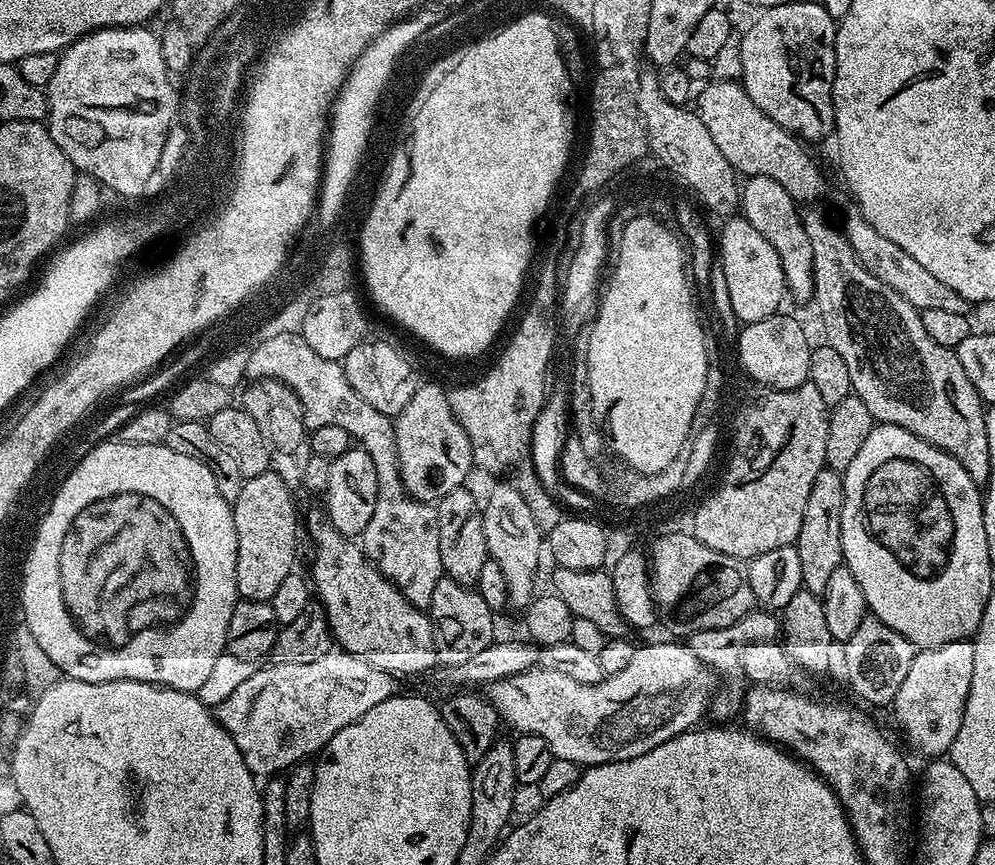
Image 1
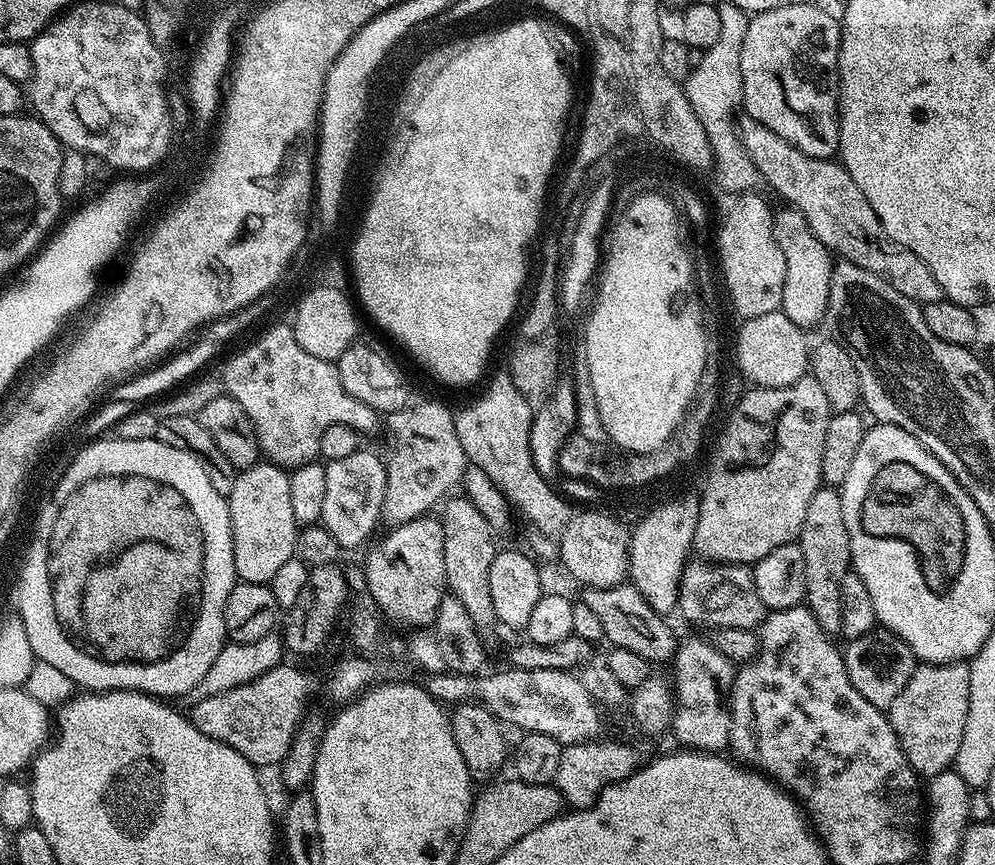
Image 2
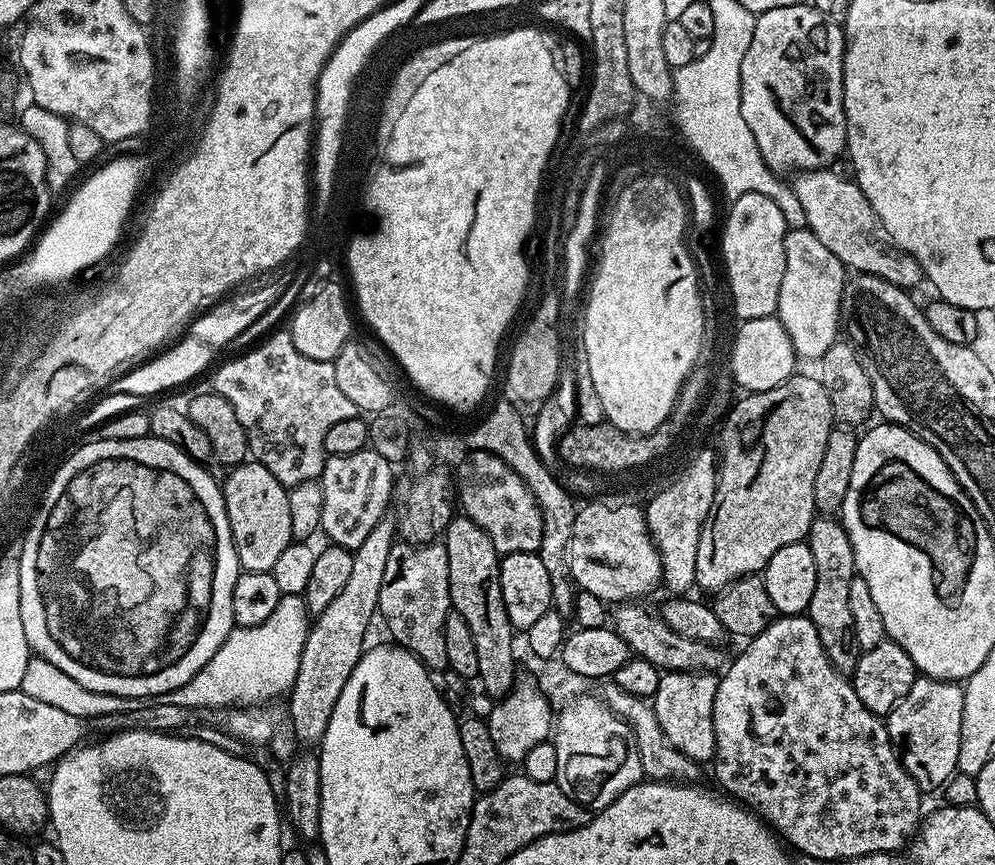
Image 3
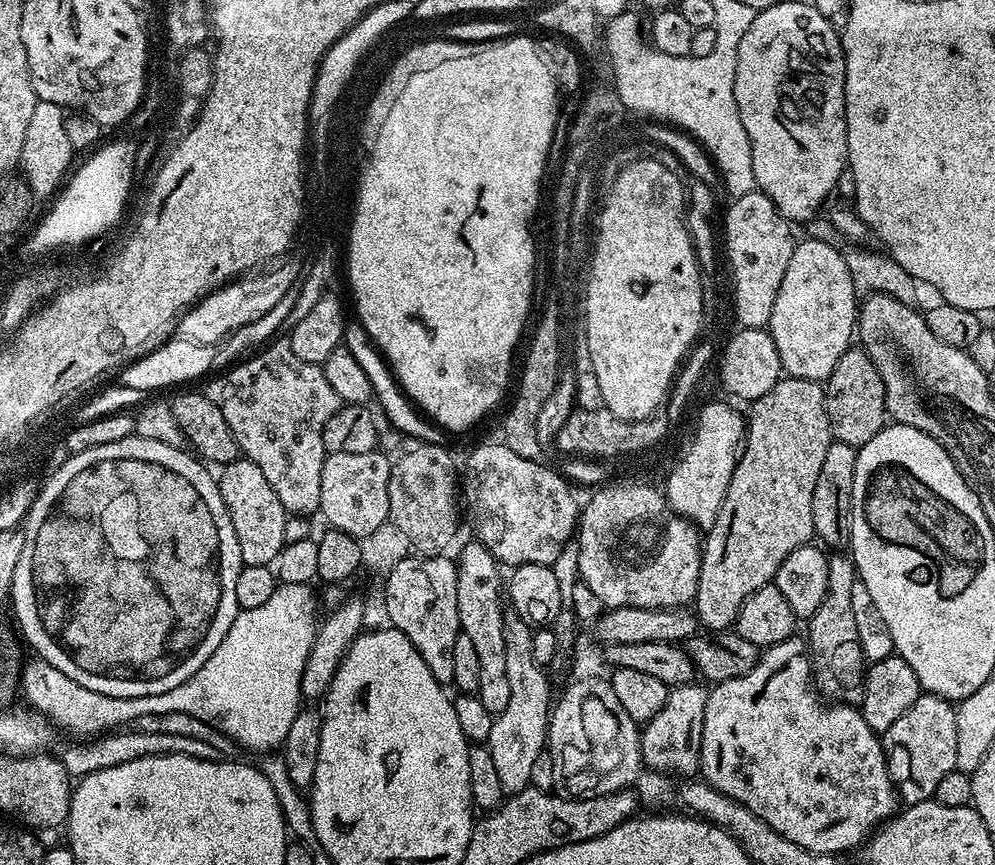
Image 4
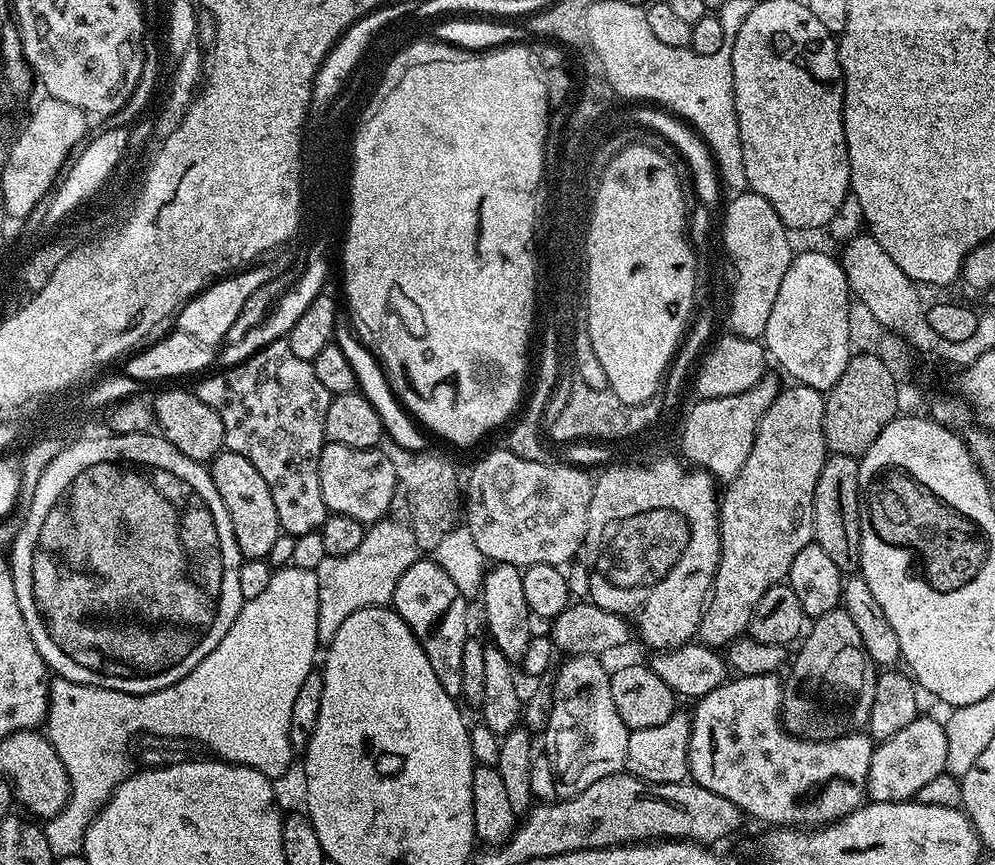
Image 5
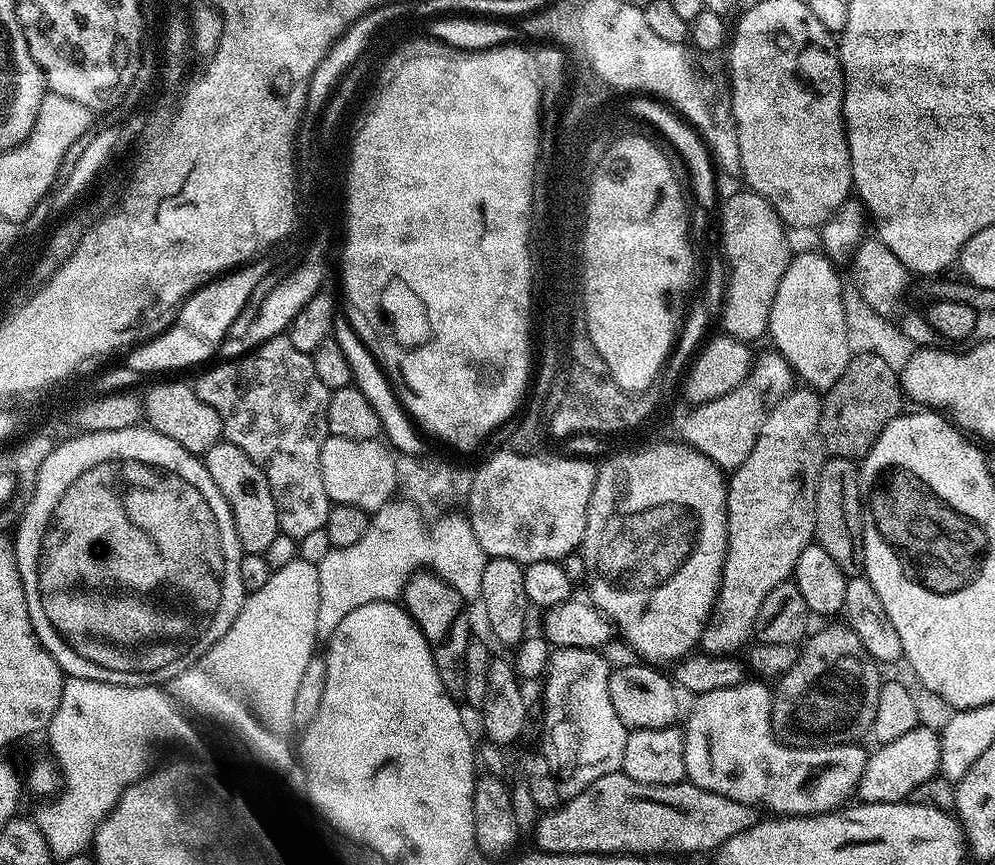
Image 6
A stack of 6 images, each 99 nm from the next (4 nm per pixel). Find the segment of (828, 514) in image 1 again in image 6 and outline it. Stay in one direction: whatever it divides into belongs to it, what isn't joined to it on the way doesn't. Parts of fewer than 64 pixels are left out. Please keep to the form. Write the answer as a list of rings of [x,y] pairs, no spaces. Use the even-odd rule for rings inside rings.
[[[840,622],[829,624],[832,624],[829,628],[816,633],[813,631],[803,641],[798,662],[775,685],[772,693],[772,735],[782,744],[791,744],[794,748],[854,744],[863,741],[863,736],[871,733],[874,710],[878,710],[881,669],[862,642],[858,642],[858,634],[854,634],[854,630]]]

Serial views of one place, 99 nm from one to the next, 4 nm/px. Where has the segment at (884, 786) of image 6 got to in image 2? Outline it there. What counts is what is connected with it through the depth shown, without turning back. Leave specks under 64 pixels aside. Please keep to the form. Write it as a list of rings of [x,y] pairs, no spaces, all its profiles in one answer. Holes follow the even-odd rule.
[[[917,663],[910,682],[902,686],[902,694],[898,694],[886,710],[894,734],[917,777],[931,778],[955,765],[969,710],[970,667],[967,663]]]

